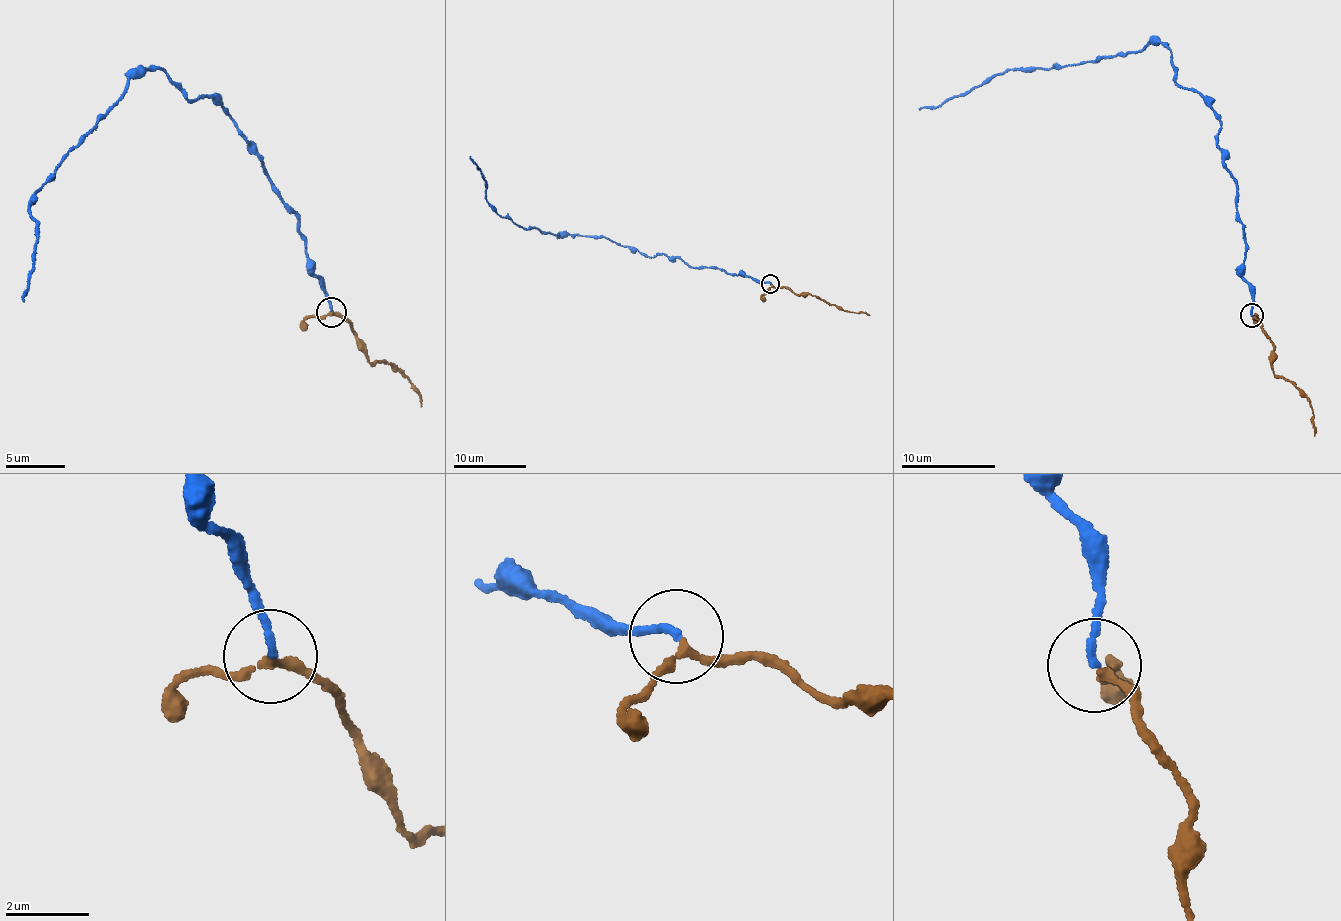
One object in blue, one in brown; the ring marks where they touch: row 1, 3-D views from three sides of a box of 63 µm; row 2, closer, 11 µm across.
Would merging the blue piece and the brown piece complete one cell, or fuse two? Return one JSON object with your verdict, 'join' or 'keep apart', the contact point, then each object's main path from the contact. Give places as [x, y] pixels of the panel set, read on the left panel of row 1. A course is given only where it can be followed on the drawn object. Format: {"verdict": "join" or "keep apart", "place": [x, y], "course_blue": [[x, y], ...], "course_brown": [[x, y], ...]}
{"verdict": "join", "place": [331, 312], "course_blue": [[331, 311], [297, 211], [231, 115], [146, 68], [40, 187], [22, 302]], "course_brown": [[331, 314], [350, 325], [358, 349], [368, 361], [397, 371], [414, 386], [422, 407]]}

